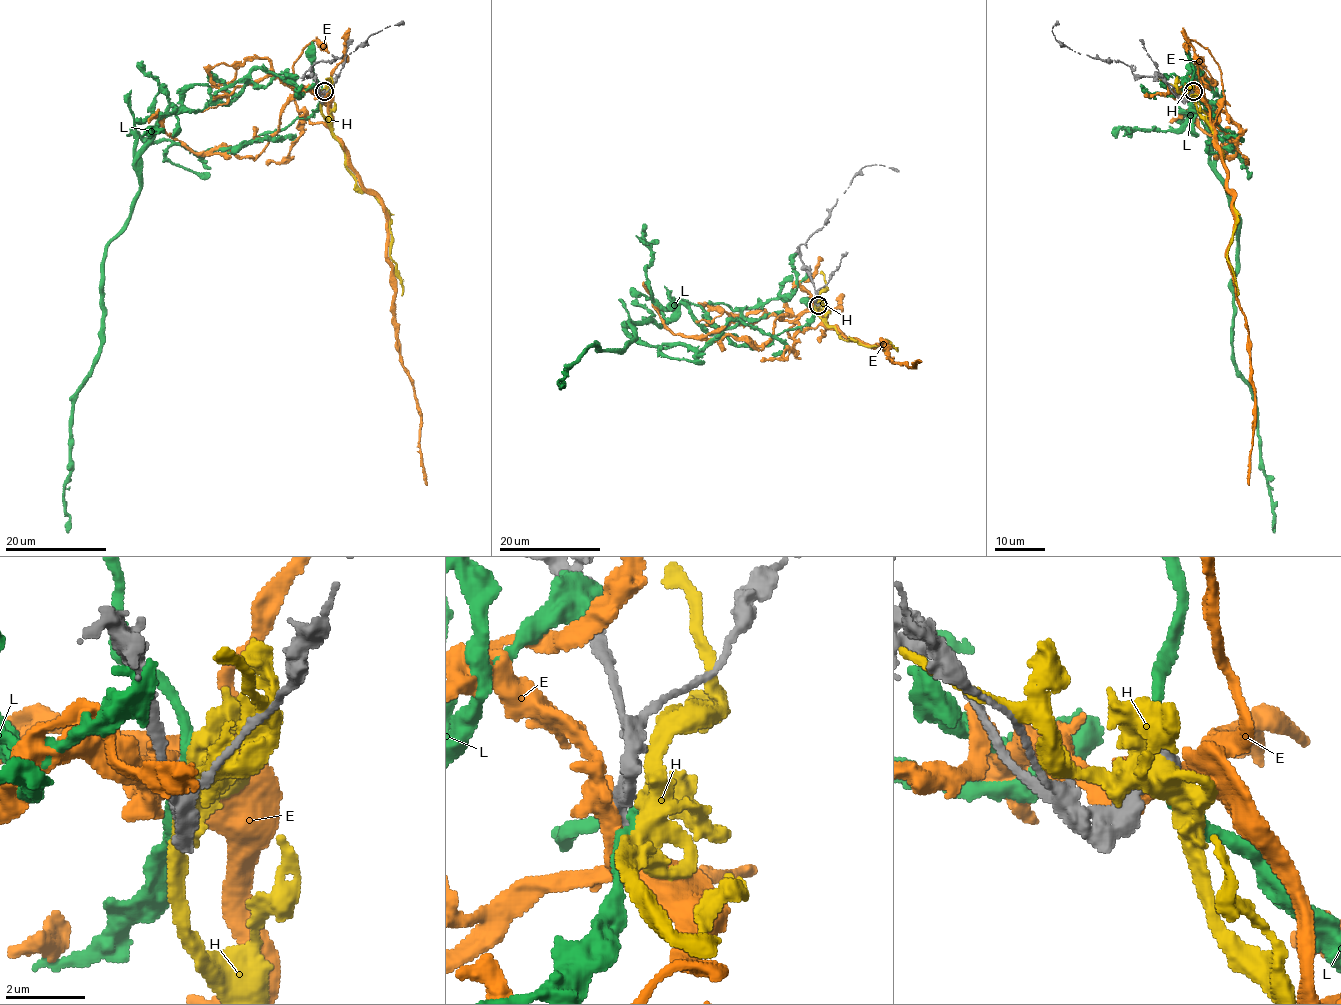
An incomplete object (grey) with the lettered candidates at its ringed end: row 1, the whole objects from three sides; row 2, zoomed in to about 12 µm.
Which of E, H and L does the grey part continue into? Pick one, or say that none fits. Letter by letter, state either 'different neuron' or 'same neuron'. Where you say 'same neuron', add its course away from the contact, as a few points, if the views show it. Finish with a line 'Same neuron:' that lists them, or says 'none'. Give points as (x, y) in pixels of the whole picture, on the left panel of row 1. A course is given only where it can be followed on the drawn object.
E: different neuron
H: different neuron
L: different neuron
Same neuron: none

